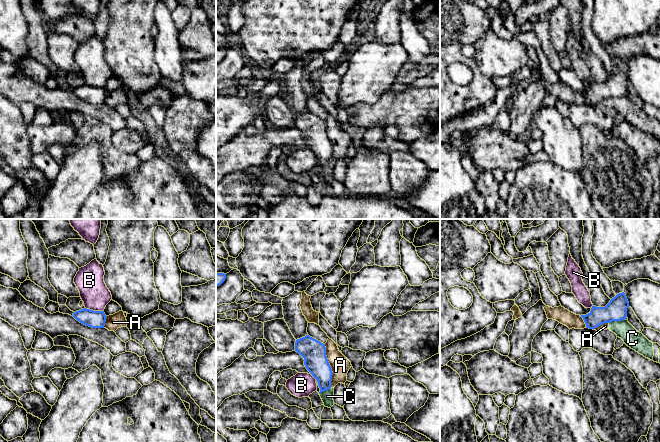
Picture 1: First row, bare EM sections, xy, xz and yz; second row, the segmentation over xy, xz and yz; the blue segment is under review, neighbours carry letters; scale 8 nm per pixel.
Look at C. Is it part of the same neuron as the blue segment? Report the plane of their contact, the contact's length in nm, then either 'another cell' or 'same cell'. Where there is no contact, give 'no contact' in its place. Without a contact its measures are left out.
yz | 140 nm | another cell

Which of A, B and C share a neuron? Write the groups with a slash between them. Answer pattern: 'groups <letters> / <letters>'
groups A C / B

